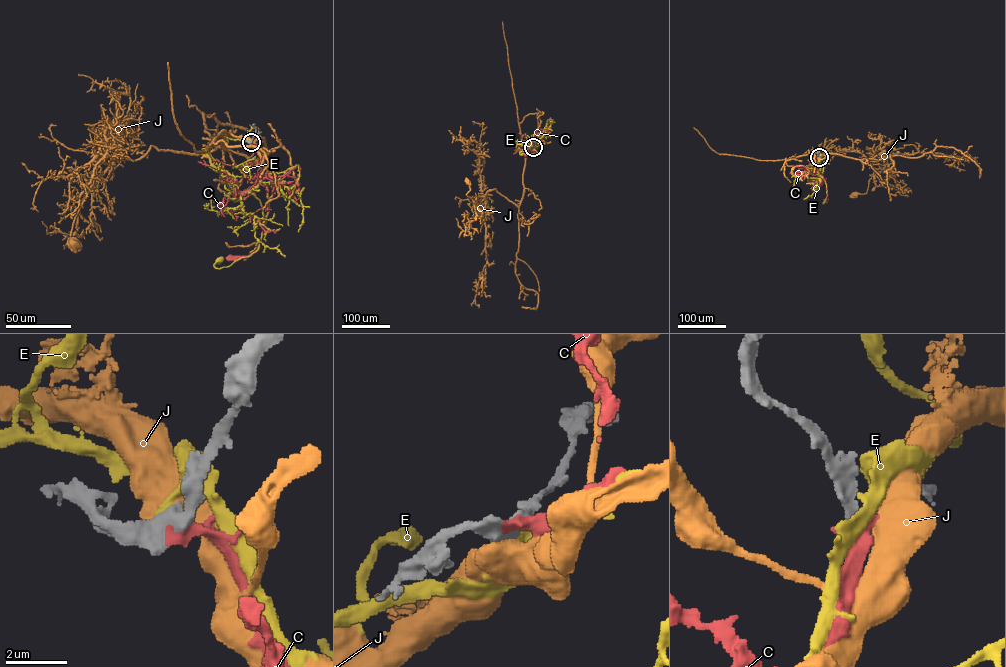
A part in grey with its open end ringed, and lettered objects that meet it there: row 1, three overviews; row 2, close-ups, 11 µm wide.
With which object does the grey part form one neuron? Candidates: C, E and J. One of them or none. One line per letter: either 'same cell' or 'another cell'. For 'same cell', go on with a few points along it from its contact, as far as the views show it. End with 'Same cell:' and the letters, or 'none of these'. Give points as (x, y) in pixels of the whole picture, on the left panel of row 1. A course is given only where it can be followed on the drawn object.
C: same cell | via (251, 142), (263, 164), (261, 179), (250, 190), (260, 200), (264, 230), (258, 249), (247, 256), (231, 257)
E: another cell
J: another cell
Same cell: C

